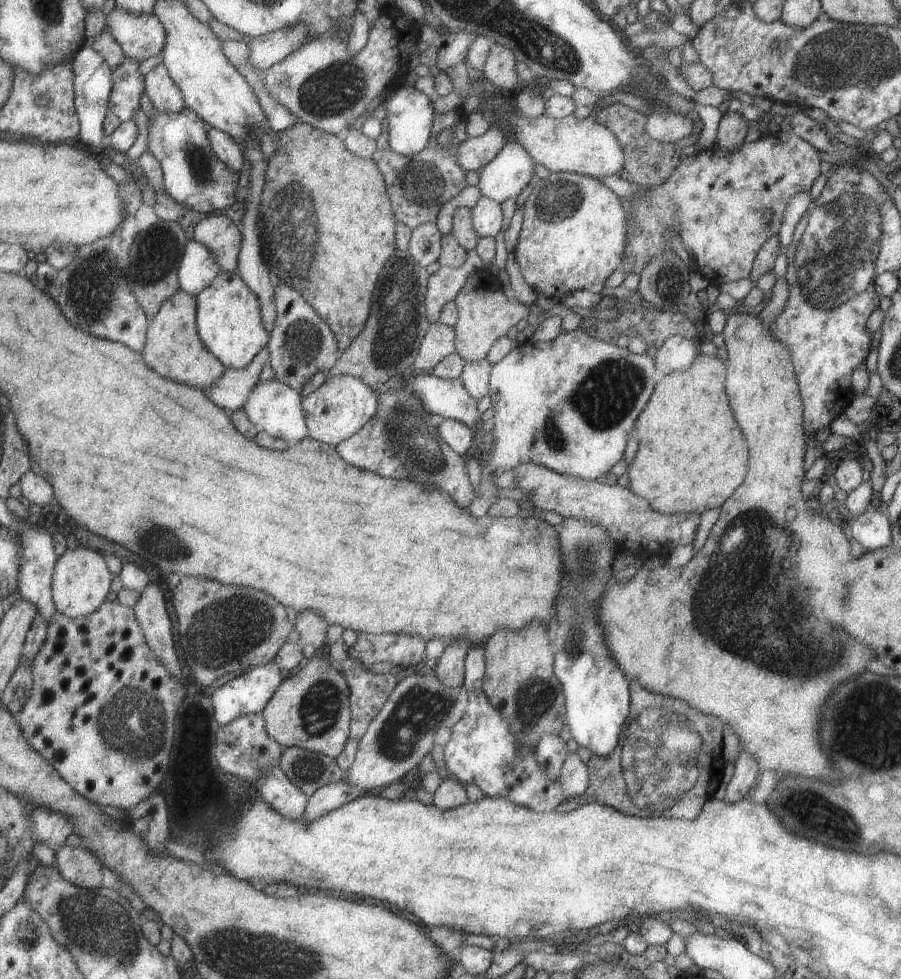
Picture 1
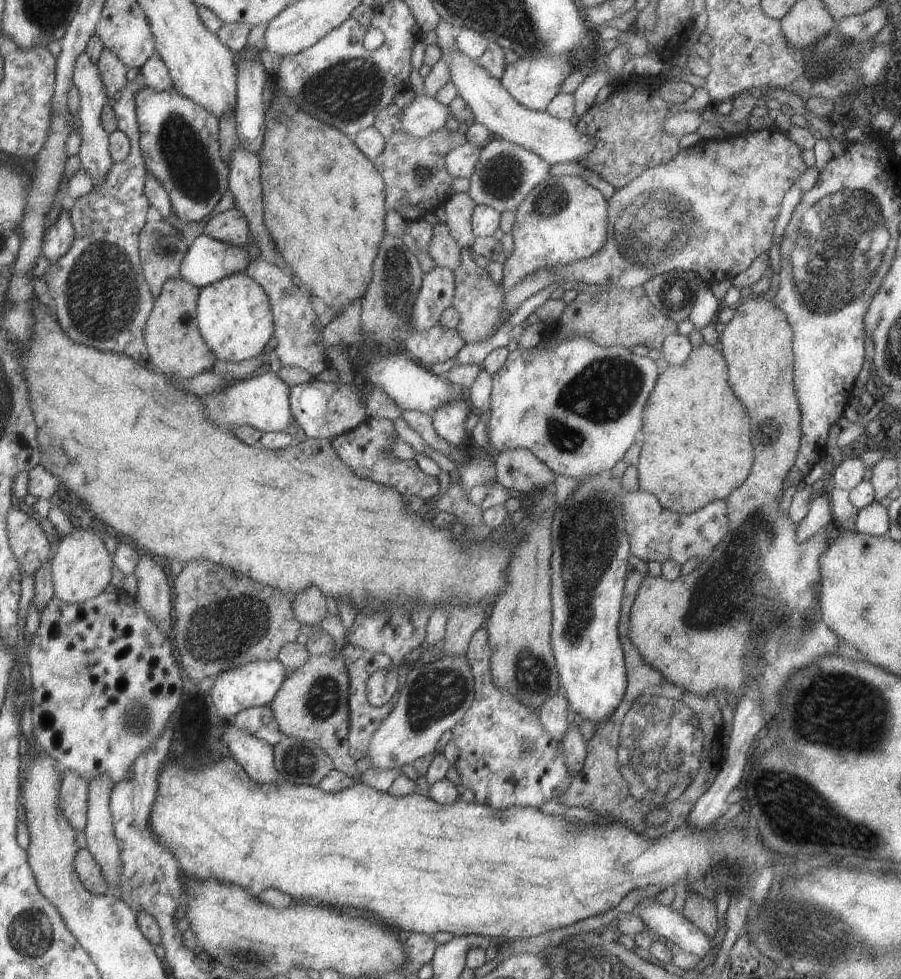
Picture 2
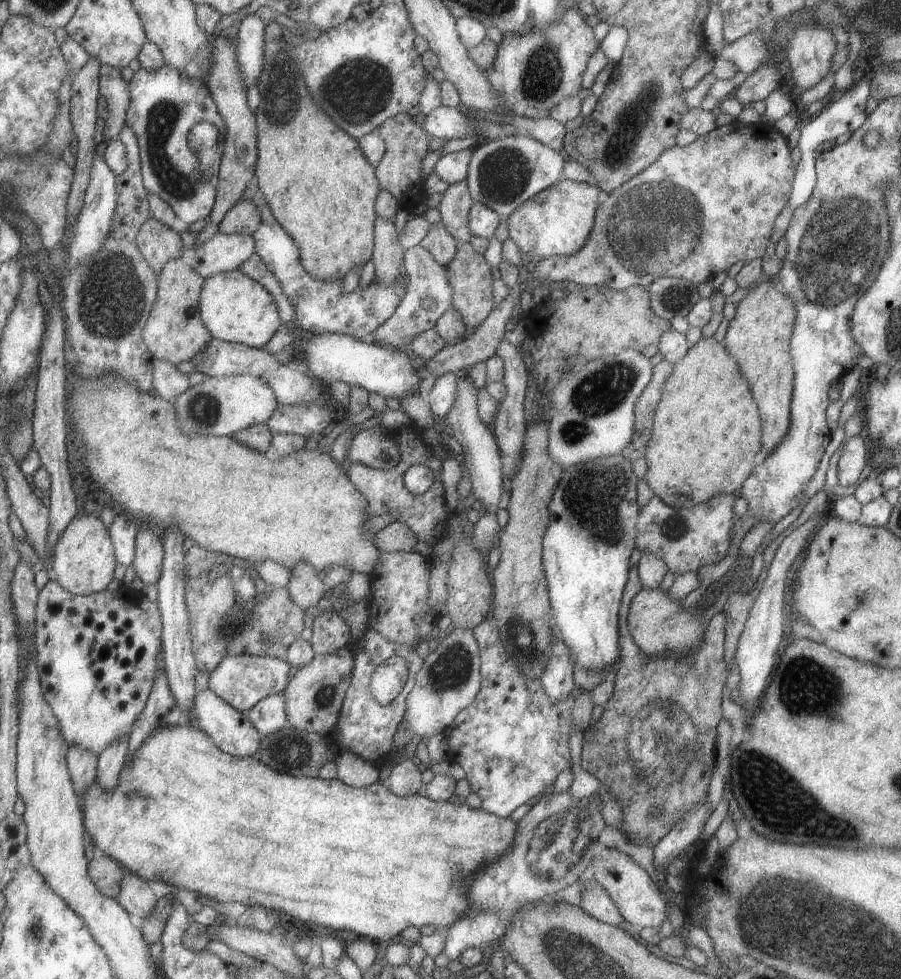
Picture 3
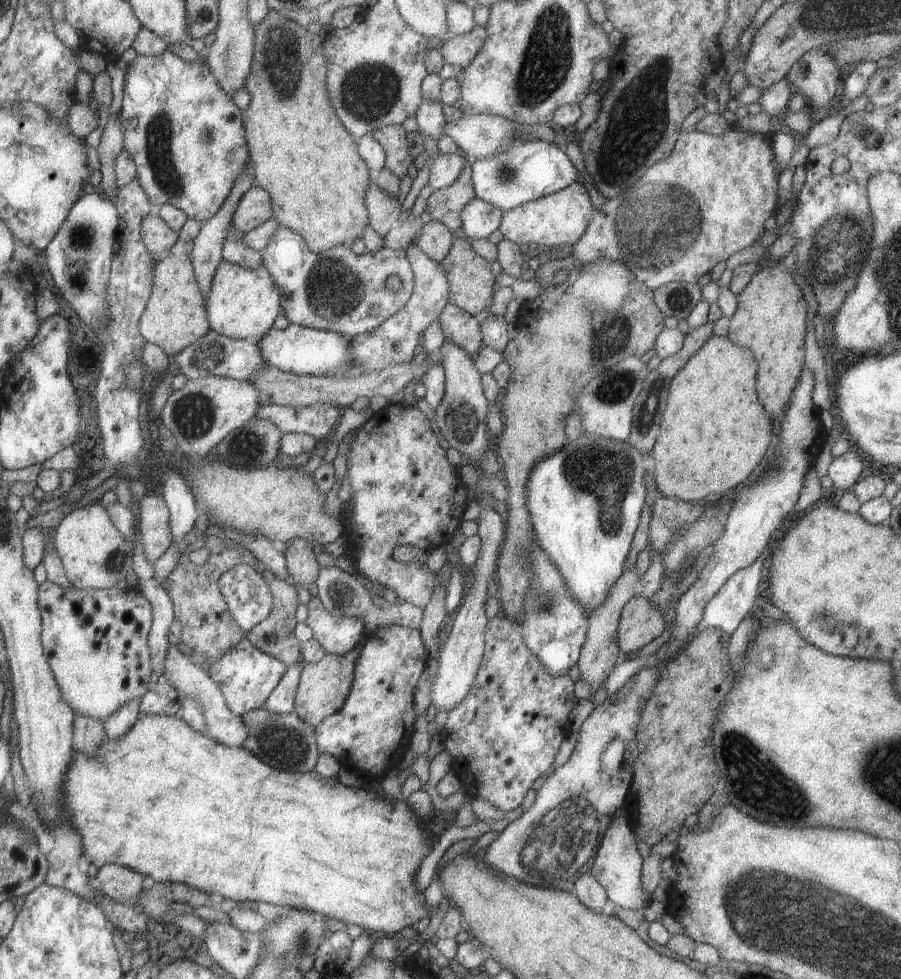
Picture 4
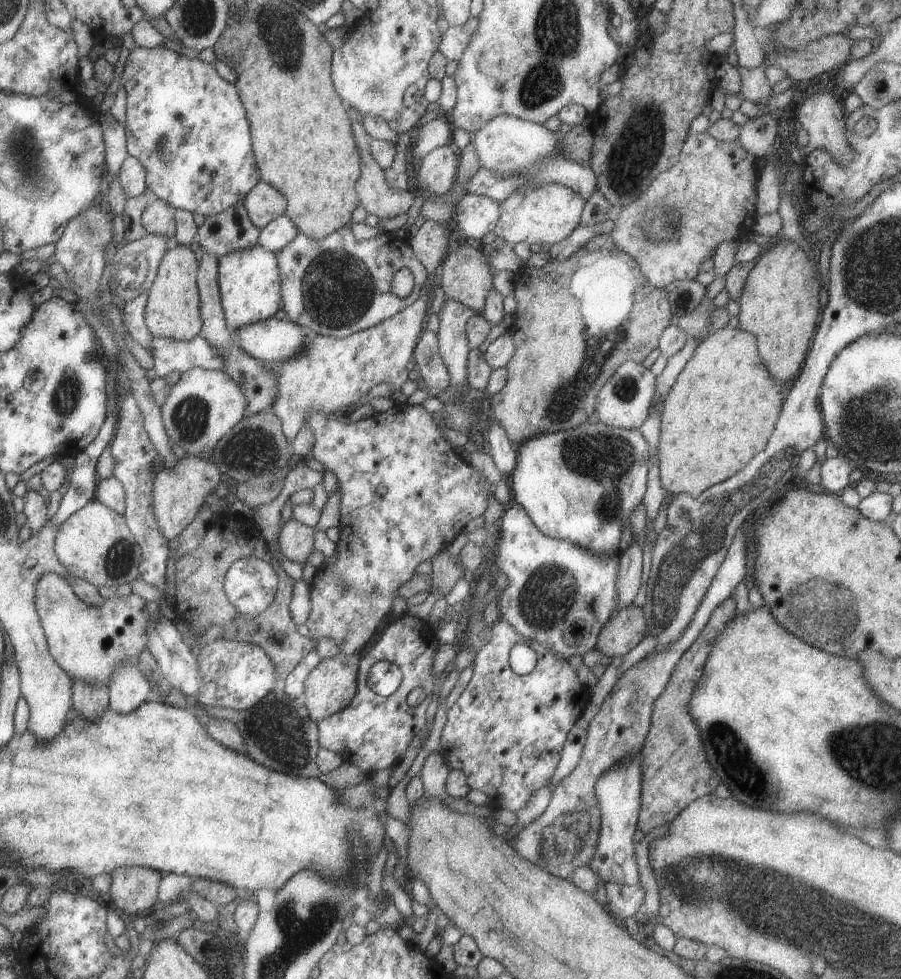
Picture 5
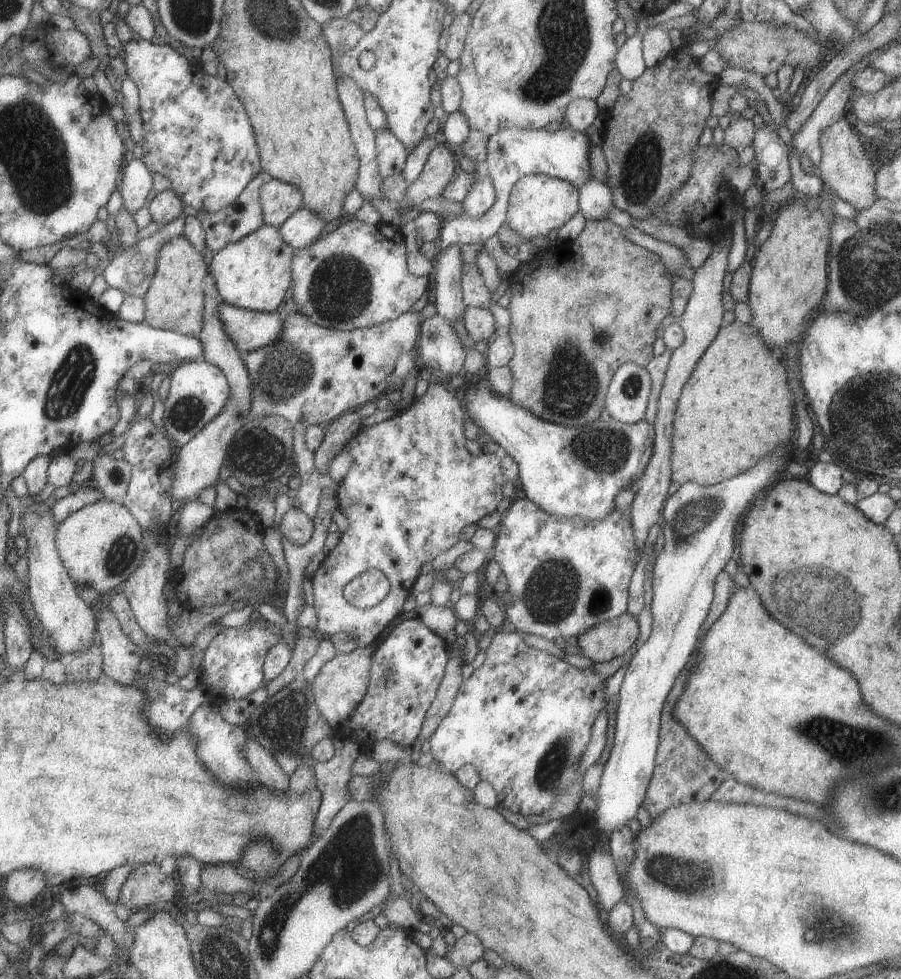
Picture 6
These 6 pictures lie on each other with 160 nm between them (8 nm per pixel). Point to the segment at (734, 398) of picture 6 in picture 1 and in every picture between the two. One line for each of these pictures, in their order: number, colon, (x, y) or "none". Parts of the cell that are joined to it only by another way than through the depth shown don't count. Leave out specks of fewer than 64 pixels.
1: (692, 456)
2: (696, 449)
3: (706, 430)
4: (714, 433)
5: (722, 407)

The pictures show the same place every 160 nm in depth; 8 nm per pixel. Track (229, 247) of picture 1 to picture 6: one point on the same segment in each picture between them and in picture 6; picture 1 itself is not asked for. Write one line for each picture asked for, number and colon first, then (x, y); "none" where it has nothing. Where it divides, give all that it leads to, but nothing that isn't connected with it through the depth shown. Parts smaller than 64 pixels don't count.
2: (230, 227)
3: (243, 217)
4: (254, 208)
5: (263, 203)
6: (279, 200)

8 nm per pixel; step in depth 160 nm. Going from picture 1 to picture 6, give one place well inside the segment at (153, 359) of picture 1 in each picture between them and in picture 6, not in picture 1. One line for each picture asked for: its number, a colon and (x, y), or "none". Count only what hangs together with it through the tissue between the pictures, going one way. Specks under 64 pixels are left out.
2: (175, 348)
3: (173, 332)
4: (174, 316)
5: (172, 310)
6: (174, 301)

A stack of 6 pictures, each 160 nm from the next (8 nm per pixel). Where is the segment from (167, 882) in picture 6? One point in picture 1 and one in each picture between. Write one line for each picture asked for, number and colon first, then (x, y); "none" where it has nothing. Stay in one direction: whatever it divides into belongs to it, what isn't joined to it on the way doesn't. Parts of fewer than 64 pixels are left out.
1: (81, 867)
2: (87, 871)
3: (106, 873)
4: (118, 883)
5: (133, 889)

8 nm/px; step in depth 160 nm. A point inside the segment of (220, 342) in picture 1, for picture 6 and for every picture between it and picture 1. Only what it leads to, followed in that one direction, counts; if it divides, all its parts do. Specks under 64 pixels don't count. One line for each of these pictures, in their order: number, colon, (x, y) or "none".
2: (233, 315)
3: (233, 307)
4: (242, 303)
5: (248, 280)
6: (253, 273)

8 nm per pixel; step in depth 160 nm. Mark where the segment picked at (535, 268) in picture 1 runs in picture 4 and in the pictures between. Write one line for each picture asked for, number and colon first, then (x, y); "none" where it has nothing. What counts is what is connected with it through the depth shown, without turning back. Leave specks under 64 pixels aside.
2: (562, 219)
3: (556, 221)
4: (560, 218)

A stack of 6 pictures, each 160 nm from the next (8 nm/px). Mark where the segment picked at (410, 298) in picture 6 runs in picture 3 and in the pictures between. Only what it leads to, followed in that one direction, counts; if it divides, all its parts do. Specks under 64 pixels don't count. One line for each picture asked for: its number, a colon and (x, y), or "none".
3: (319, 306)
4: (336, 290)
5: (336, 286)

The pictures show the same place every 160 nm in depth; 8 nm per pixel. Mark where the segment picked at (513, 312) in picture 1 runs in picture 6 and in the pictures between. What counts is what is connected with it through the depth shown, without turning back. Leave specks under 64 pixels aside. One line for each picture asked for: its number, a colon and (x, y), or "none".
2: (478, 300)
3: (468, 274)
4: (469, 277)
5: (466, 276)
6: (474, 292)

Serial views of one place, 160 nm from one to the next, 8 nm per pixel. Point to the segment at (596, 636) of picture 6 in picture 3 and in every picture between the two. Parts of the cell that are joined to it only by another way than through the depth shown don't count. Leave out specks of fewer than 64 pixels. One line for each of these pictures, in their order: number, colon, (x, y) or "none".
3: (655, 623)
4: (639, 623)
5: (625, 628)

